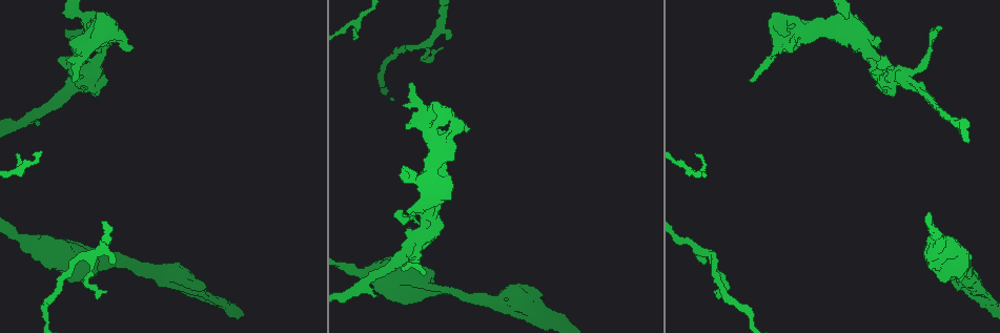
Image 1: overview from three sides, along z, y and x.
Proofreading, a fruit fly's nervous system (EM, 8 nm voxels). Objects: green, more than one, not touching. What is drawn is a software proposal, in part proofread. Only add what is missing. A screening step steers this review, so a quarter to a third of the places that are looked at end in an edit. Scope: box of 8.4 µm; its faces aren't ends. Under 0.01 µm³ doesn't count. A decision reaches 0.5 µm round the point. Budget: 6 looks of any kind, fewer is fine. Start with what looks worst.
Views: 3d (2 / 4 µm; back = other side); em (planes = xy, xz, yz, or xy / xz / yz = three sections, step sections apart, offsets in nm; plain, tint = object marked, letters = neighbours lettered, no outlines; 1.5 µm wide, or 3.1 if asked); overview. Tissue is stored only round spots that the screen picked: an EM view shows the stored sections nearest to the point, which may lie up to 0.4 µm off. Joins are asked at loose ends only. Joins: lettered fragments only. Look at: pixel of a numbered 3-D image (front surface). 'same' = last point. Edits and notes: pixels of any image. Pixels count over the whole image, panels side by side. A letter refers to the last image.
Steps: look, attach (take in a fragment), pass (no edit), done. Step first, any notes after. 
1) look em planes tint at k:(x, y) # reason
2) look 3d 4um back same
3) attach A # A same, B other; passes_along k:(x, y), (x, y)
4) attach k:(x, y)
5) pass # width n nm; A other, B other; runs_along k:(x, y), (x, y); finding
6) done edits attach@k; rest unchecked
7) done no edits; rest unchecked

look em yz step 8 letters at 1:(705, 261) # tapers out

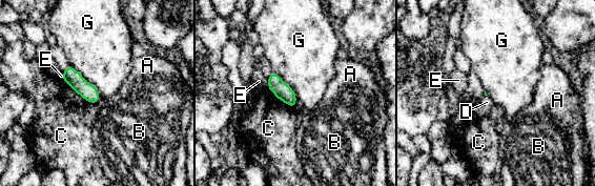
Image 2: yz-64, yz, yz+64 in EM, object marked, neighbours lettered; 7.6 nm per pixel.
pass # A other, B other, C other, D other, E other, G other; border 2:(69, 64), (96, 87), (100, 98); none of them fits

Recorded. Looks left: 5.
look 3d 4um at 1:(72, 78) # thin end

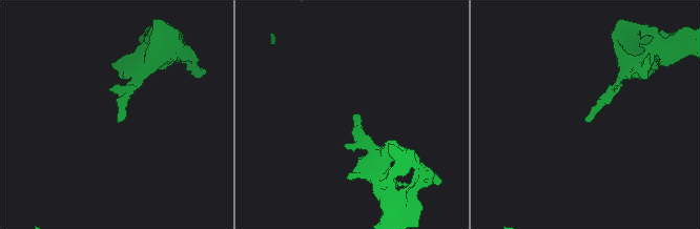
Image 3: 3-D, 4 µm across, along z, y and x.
look em yz step 8 plain at 3:(356, 115) # now the EM

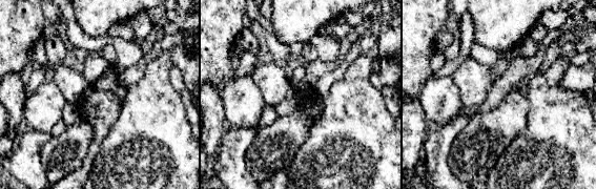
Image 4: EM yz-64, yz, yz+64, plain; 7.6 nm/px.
look em yz step 8 letters same

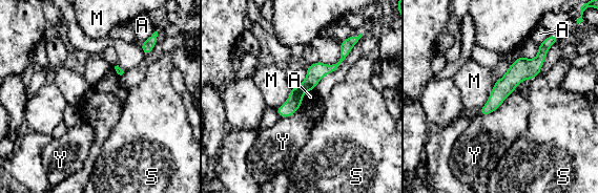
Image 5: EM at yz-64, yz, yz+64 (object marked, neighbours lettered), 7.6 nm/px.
pass # longest_contact Y 320 nm; A other, M other, S other, Y other; border 5:(495, 82), (486, 104), (477, 112); no lettered fragment goes on from it

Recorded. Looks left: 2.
look 3d 4um at 1:(513, 303)

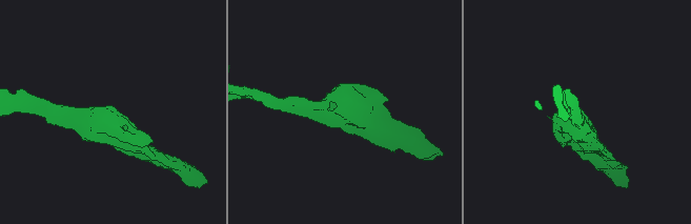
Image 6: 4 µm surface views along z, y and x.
look em planes letters at 6:(105, 109)

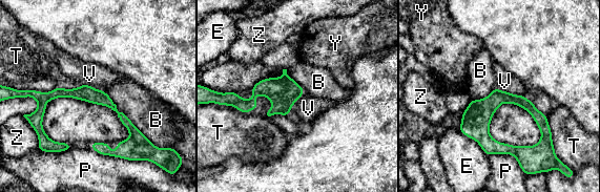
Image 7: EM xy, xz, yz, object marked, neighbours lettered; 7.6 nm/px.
pass # width 120 nm; B other, E other, P other, T other, V other, Y other, Z other; border 7:(496, 86), (499, 89), (523, 96); none of them fits

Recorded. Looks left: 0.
done no edits; rest unchecked

